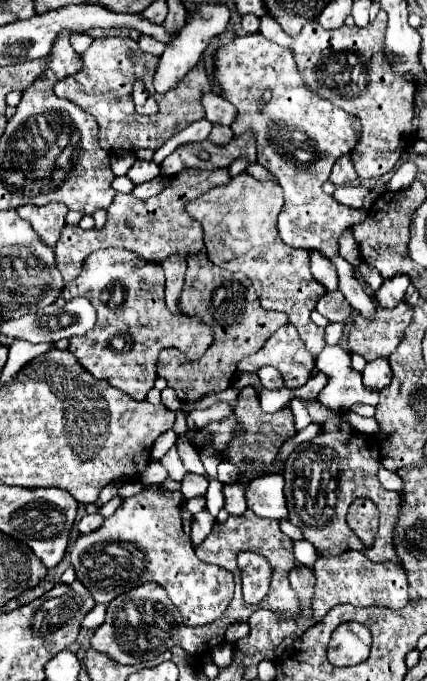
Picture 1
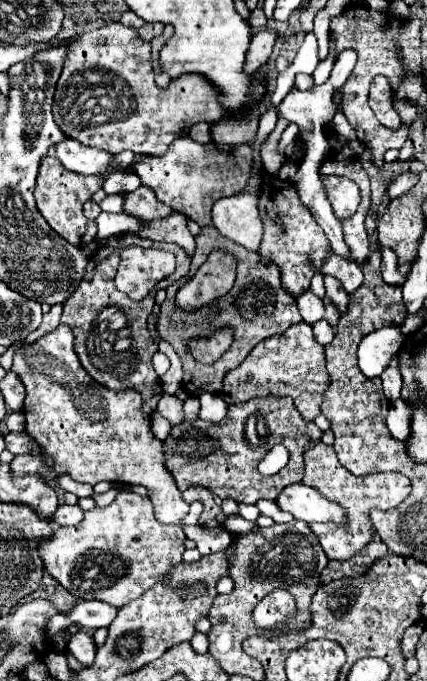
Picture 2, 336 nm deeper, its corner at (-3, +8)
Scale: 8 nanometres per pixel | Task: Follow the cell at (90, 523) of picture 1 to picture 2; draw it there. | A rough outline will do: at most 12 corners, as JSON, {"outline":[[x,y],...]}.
{"outline":[[59,505],[53,521],[77,525],[83,519],[79,505]]}

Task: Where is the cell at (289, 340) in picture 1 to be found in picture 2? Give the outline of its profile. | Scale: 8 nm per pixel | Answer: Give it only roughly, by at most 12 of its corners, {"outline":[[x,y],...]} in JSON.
{"outline":[[301,321],[261,341],[225,375],[227,405],[291,397],[321,413],[325,351]]}

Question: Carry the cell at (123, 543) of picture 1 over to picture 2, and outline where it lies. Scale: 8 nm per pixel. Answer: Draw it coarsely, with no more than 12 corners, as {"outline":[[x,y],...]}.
{"outline":[[123,491],[41,543],[77,599],[119,609],[181,563],[183,529]]}

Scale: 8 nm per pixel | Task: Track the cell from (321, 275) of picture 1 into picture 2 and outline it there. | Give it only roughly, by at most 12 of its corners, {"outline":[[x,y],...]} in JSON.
{"outline":[[325,277],[325,295],[345,315],[349,295],[335,277]]}

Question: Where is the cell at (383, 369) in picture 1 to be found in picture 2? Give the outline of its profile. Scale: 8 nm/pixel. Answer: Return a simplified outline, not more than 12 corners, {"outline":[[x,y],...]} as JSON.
{"outline":[[399,327],[363,337],[357,349],[365,377],[379,377],[401,349]]}

